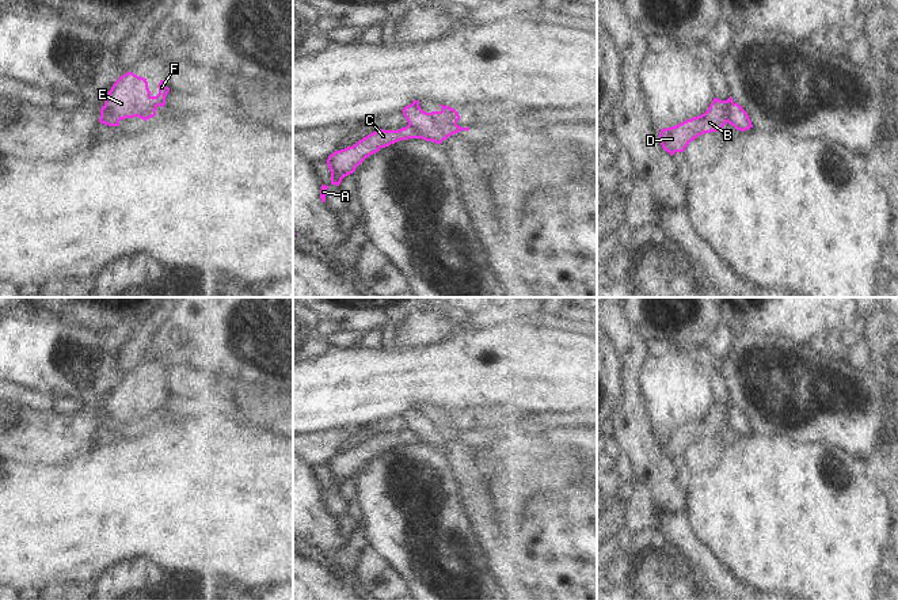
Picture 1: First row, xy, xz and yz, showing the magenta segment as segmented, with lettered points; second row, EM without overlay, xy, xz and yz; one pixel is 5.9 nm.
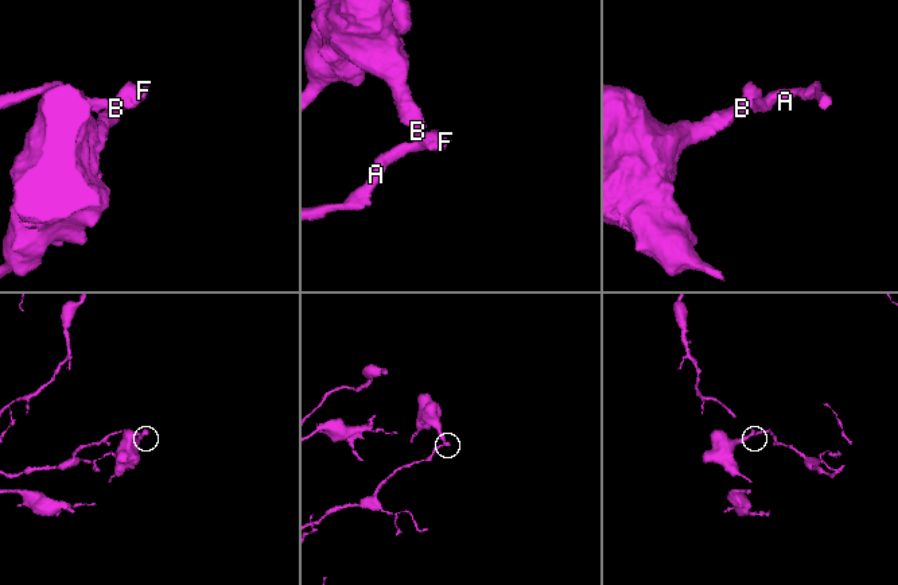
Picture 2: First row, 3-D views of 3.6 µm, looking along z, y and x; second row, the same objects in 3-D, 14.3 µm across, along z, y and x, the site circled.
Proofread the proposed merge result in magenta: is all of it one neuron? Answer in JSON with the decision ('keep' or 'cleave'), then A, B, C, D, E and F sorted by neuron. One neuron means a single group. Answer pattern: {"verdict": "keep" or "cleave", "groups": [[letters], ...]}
{"verdict": "cleave", "groups": [["A", "C"], ["B", "D", "E", "F"]]}

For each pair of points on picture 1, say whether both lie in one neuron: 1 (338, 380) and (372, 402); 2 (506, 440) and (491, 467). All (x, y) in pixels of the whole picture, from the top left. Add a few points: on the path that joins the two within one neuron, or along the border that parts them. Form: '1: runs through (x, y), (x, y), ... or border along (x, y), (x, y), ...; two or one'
1: runs through (346, 387), (357, 387), (364, 394); one
2: runs through (506, 447), (506, 451), (498, 460); one

